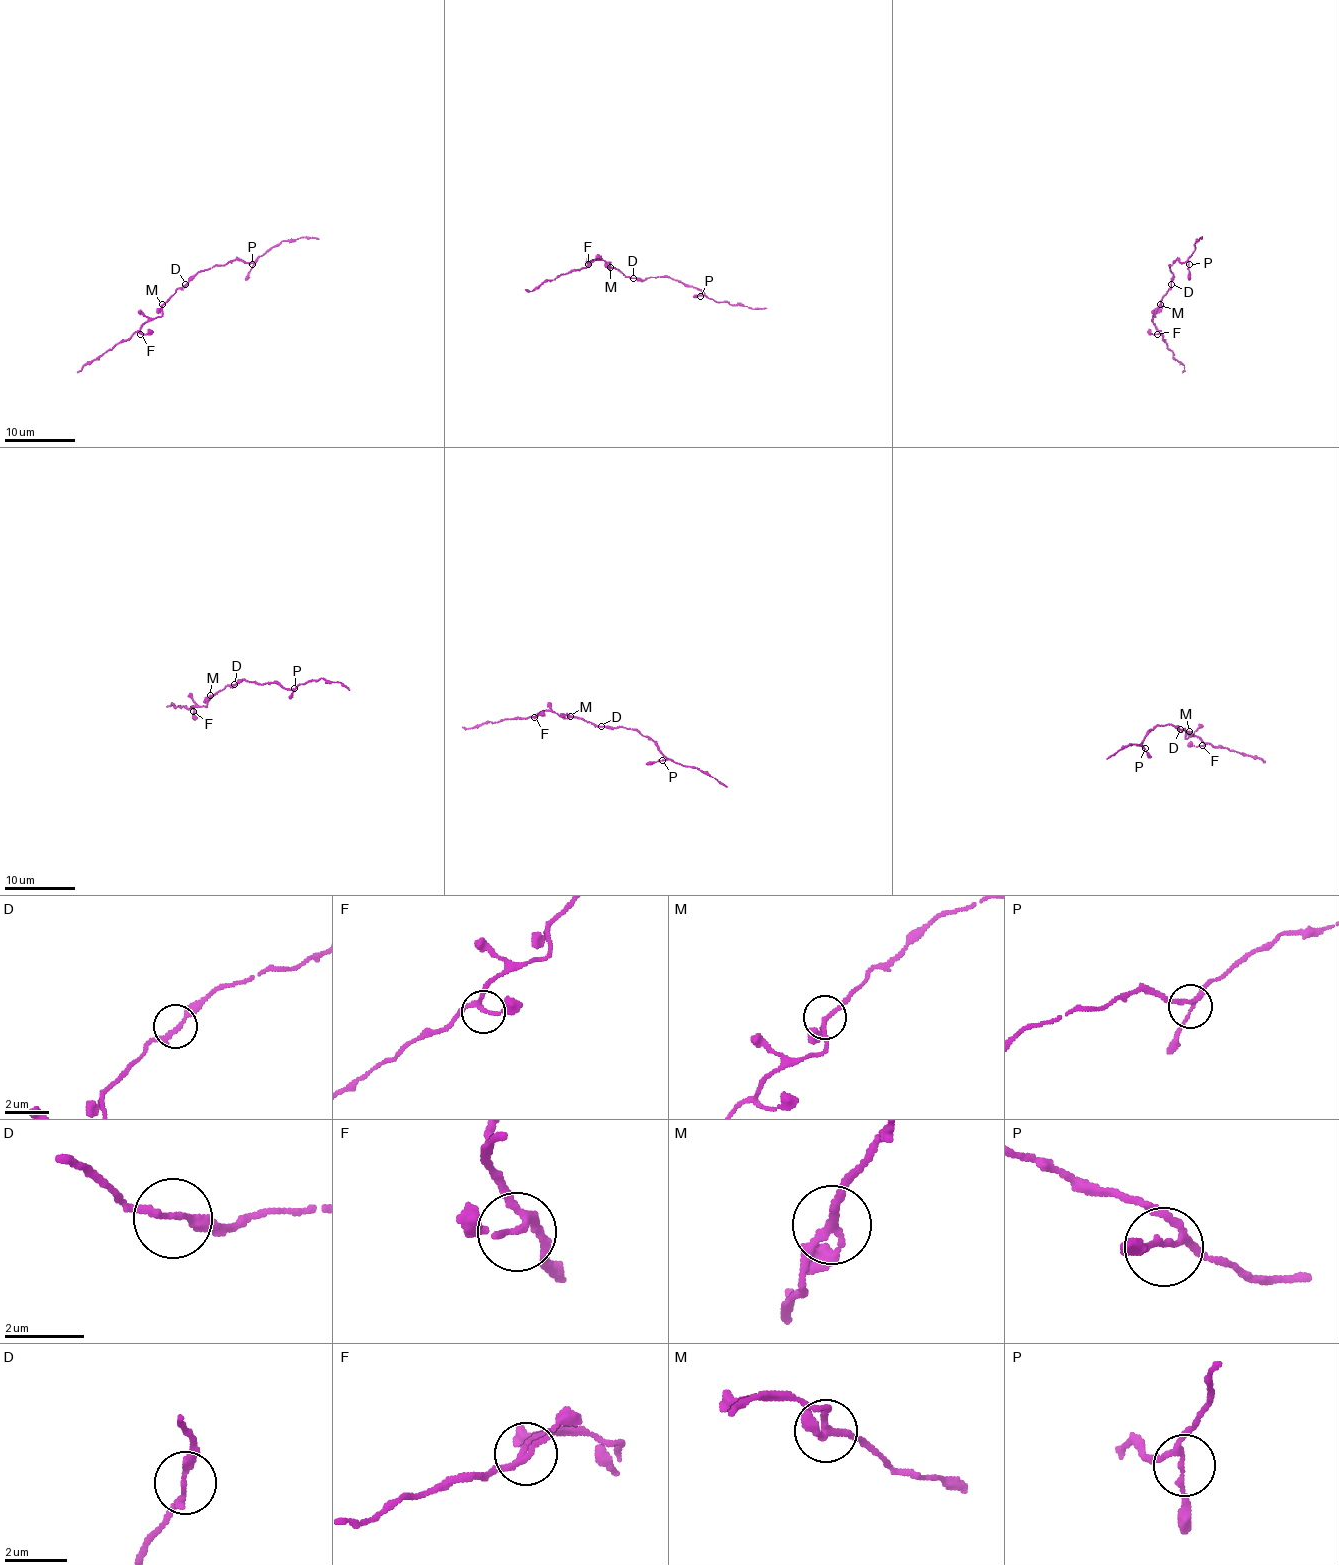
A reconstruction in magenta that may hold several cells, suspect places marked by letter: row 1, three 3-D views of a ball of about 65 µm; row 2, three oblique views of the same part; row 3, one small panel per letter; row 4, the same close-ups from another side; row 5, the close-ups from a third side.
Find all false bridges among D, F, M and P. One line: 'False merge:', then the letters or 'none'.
False merge: none

